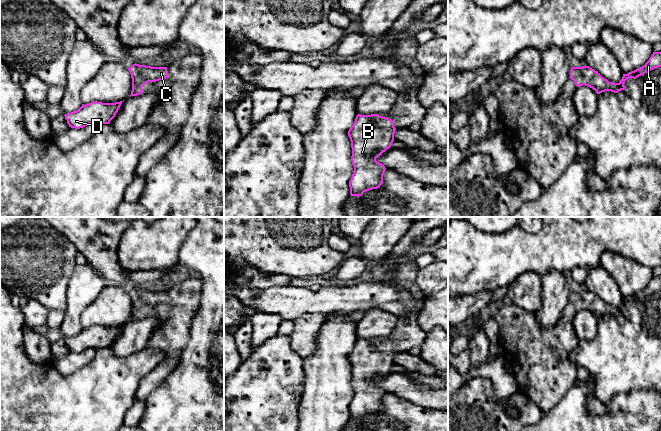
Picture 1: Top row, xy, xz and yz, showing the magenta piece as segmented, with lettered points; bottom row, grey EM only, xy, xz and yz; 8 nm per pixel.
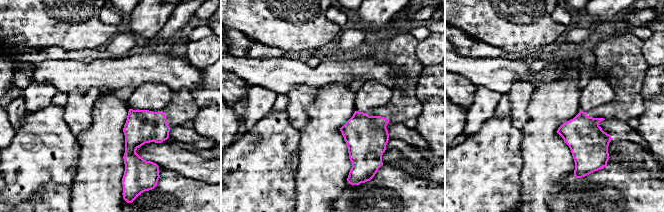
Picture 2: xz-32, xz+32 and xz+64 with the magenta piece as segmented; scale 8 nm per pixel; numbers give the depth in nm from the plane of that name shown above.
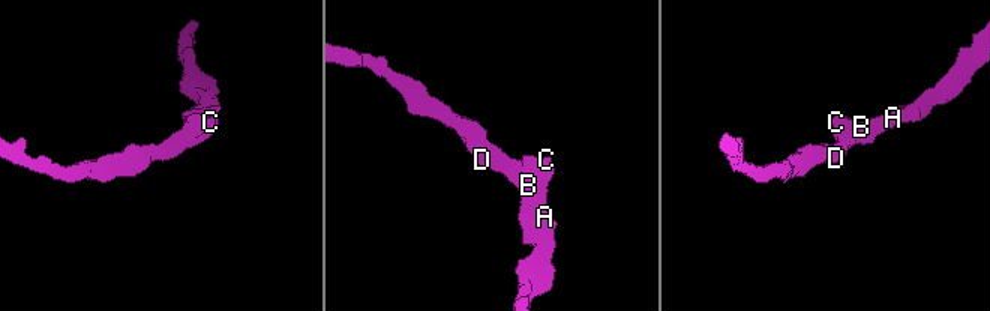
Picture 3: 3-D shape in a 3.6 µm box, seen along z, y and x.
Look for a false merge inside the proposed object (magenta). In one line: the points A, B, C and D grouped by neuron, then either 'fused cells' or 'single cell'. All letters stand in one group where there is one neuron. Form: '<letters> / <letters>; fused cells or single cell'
A B C D; single cell

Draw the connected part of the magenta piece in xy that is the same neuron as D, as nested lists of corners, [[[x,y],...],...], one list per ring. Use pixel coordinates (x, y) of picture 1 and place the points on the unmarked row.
[[[123,325],[115,327],[91,326],[82,328],[82,330],[74,336],[65,338],[65,343],[69,351],[80,353],[89,348],[99,350],[109,348],[115,341]]]

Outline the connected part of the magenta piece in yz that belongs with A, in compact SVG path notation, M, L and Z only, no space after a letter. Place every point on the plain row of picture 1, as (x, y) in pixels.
M653 276L649 284L640 292L629 296L628 298L623 298L622 303L619 307L609 306L607 303L603 302L597 295L589 290L582 291L572 291L570 294L570 301L577 311L588 310L600 318L605 315L611 315L618 317L625 313L624 307L627 303L644 299L648 295L655 292L661 291L661 276Z

